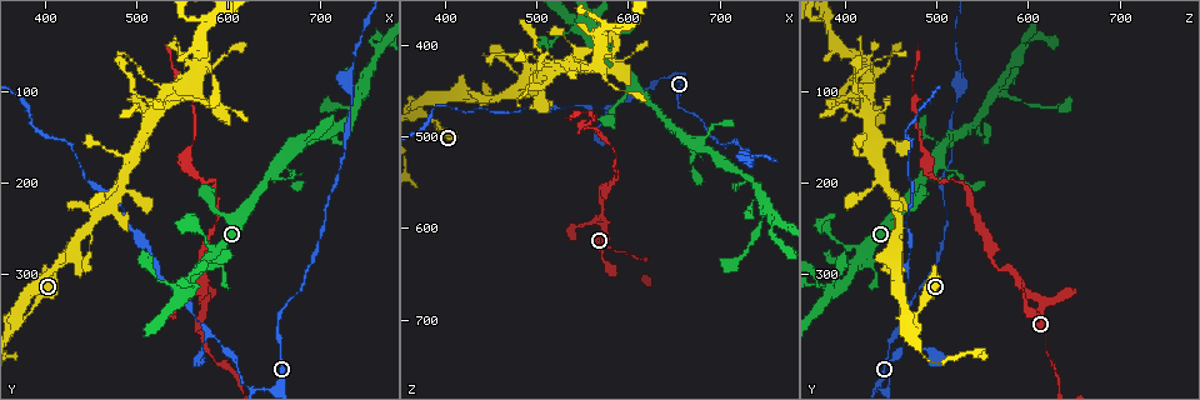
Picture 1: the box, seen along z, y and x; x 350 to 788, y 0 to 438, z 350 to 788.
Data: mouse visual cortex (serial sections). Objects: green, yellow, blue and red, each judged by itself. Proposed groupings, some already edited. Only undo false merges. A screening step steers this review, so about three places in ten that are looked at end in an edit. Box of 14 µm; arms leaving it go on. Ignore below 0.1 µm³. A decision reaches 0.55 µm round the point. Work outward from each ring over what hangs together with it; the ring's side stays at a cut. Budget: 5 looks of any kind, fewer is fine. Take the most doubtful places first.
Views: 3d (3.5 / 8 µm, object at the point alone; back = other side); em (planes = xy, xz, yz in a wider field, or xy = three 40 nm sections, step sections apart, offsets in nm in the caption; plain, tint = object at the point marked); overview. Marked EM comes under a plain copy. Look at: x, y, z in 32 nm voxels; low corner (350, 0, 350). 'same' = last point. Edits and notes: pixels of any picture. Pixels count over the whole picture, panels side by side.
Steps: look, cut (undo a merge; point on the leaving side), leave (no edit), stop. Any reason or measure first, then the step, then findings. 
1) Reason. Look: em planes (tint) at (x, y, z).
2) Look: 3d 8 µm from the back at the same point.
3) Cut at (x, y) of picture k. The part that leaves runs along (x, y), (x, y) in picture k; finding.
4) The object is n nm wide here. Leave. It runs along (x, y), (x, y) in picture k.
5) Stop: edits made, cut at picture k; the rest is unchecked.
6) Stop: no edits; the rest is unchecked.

Thin neck. Look: 3d 3.5 µm at (580, 365, 470).

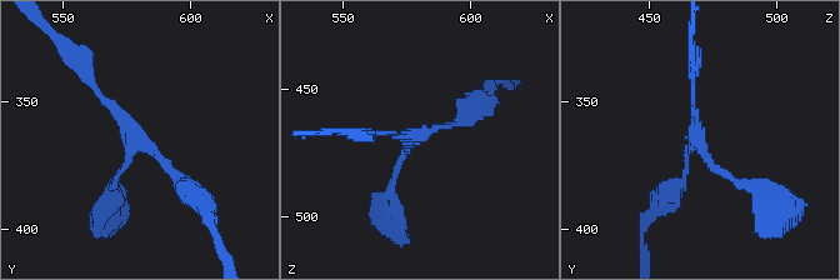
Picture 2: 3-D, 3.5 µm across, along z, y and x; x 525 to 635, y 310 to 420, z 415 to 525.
Look: em xy step 5 (tint) at (581, 365, 469).

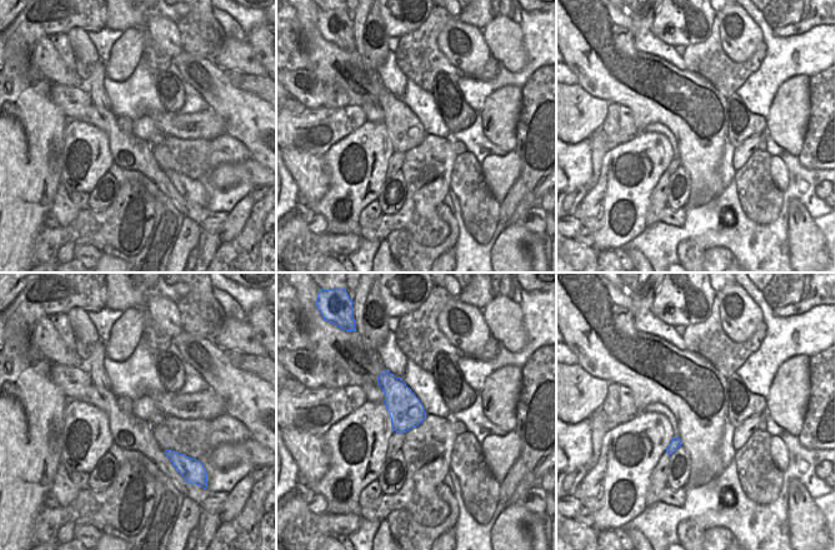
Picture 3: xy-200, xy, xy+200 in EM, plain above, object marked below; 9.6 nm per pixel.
Leave. It runs along (198, 198), (175, 179), (86, 75) in picture 2; all the same cell.

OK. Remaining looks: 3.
Narrows sharply. Look: 3d 3.5 µm at (550, 320, 380).

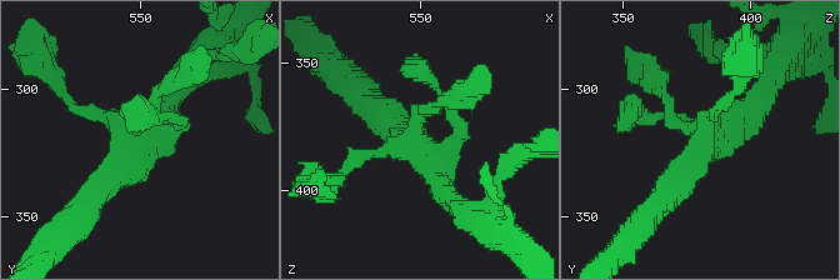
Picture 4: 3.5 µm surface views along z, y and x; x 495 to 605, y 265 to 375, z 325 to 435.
Look: em xy step 3 (tint) at (549, 319, 383).

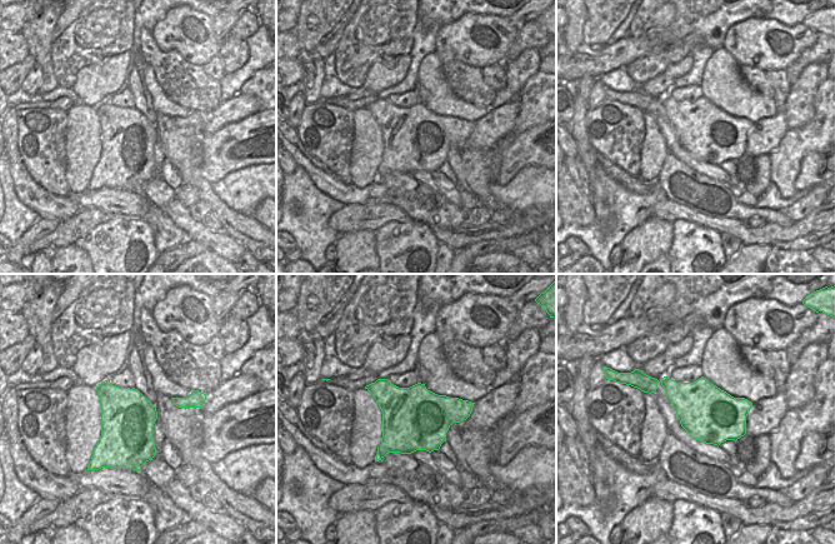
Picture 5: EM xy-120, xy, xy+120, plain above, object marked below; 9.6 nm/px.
Leave. It runs along (761, 94), (663, 198) in picture 4; continuous, no second cell.

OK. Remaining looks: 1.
Stop: no edits; the rest is unchecked.

